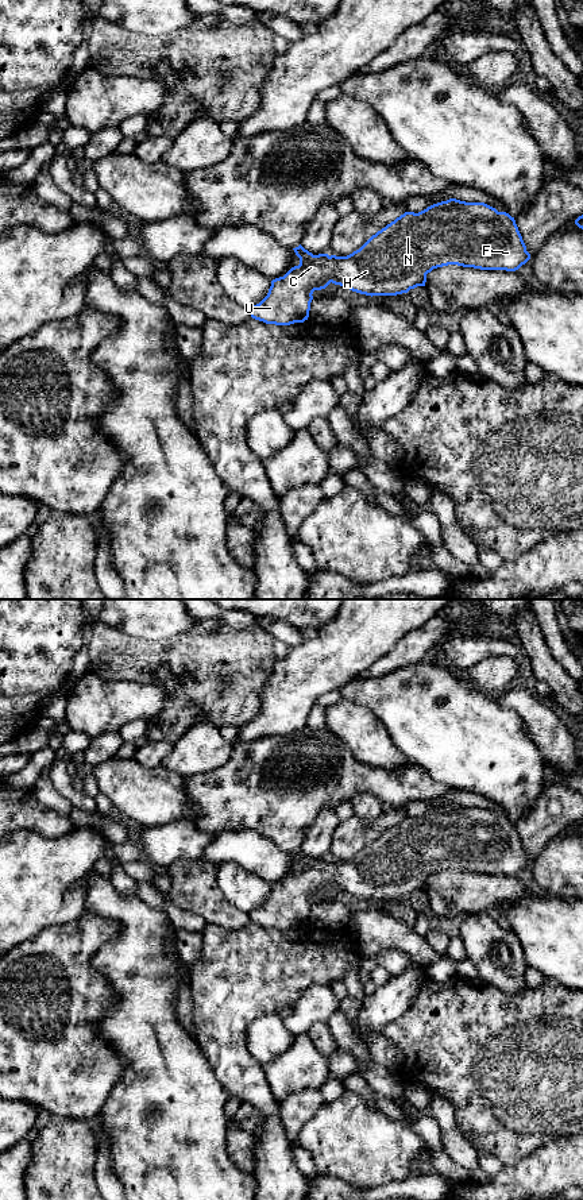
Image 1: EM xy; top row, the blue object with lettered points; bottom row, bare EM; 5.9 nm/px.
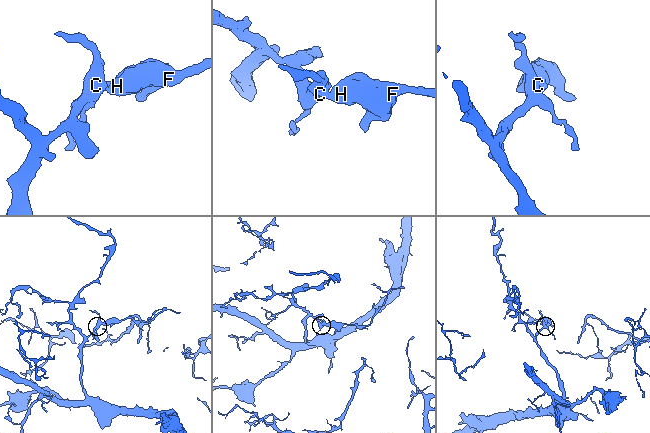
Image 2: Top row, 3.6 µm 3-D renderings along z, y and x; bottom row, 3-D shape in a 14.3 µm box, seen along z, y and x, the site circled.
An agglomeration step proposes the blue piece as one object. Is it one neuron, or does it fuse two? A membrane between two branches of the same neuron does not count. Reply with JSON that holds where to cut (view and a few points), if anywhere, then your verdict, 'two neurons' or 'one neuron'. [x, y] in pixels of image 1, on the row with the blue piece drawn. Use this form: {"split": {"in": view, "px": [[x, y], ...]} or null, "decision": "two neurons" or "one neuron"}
{"split": null, "decision": "one neuron"}

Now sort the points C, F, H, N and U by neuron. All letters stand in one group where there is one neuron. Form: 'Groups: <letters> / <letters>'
Groups: C F H N U

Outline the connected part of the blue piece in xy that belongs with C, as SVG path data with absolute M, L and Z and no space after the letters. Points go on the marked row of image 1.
M449 198L414 213L405 212L347 256L313 255L301 244L293 248L300 265L271 281L267 296L248 312L266 324L290 325L309 317L313 292L331 282L366 296L397 296L425 286L433 269L457 265L480 270L516 271L530 259L514 217L484 202Z

